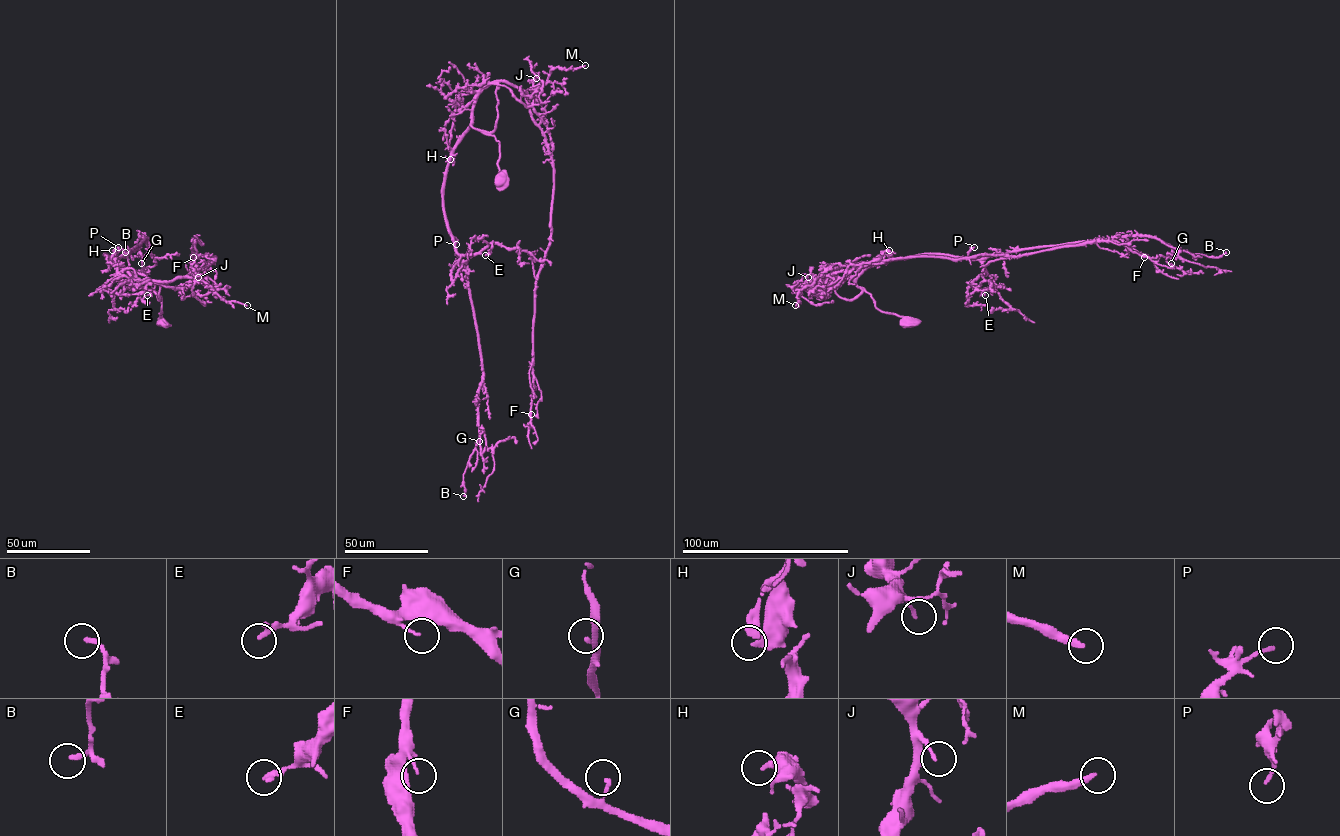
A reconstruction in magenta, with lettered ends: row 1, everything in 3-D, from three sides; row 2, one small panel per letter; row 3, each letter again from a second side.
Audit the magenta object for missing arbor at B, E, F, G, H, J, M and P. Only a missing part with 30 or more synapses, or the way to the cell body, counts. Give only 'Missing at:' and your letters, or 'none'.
Missing at: M

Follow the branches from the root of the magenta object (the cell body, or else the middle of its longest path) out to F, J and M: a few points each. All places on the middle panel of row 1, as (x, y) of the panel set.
F: (499, 180), (499, 142), (471, 121), (476, 96), (507, 81), (553, 170), (531, 414)
J: (499, 180), (499, 142), (471, 126), (475, 98), (495, 82), (507, 81), (527, 90), (536, 78)
M: (499, 180), (499, 142), (471, 126), (476, 96), (495, 82), (531, 90), (543, 84), (553, 69), (585, 65)

